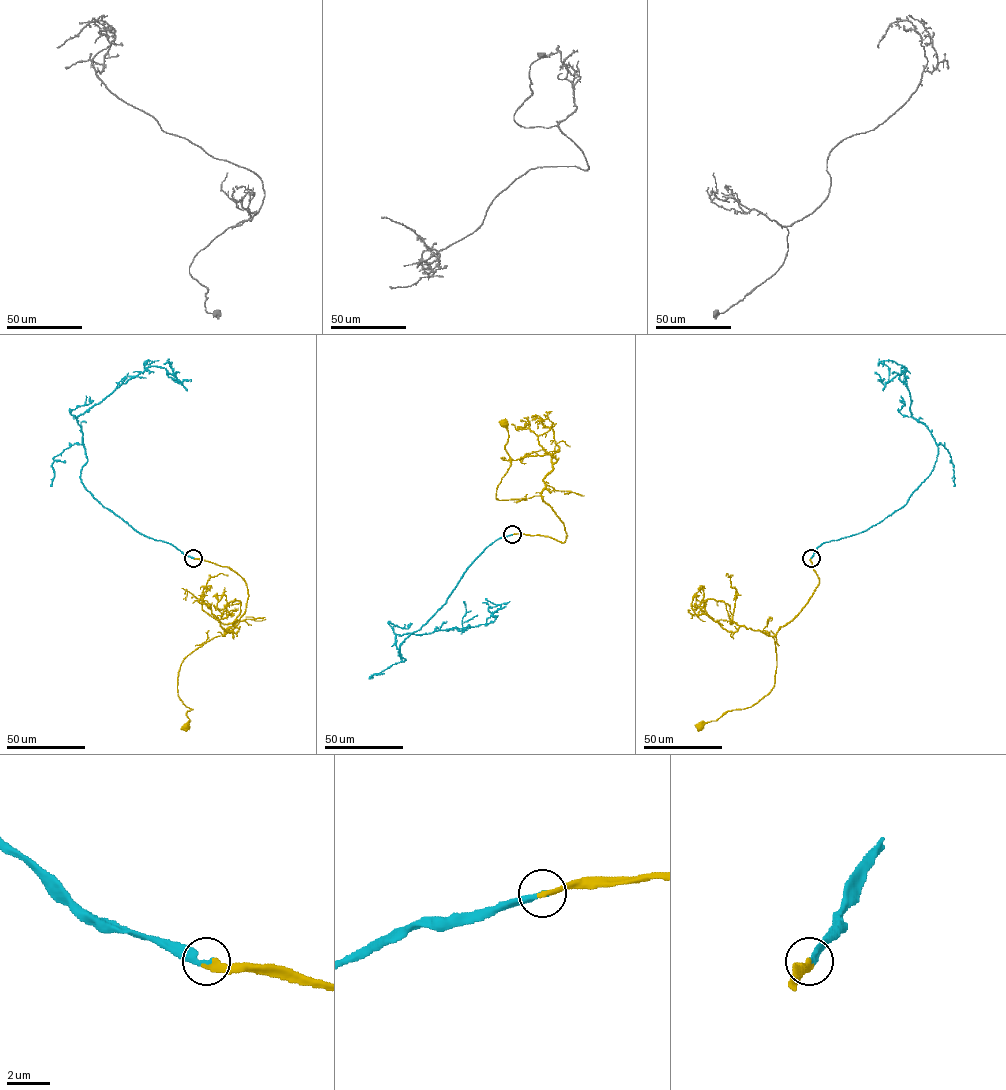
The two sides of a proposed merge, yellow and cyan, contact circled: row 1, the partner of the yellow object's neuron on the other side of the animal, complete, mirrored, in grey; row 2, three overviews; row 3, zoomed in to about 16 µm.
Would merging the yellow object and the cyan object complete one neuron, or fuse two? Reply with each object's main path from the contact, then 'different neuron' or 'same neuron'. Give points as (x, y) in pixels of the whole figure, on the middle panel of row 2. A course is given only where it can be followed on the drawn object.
course yellow (511, 534), (562, 543), (567, 535), (563, 523), (540, 495), (496, 498), (510, 464), (503, 422); course cyan (511, 534), (474, 561), (446, 602), (400, 646), (401, 659), (397, 634), (486, 625), (495, 612), (482, 602); same neuron

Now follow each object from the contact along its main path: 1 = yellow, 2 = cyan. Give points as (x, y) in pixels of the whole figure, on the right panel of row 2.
1: (811, 558), (817, 586), (799, 612), (772, 636), (776, 660), (774, 686), (750, 707), (728, 710), (698, 727)
2: (811, 558), (902, 508), (937, 460), (931, 432), (911, 416), (906, 368), (888, 381), (879, 364)

